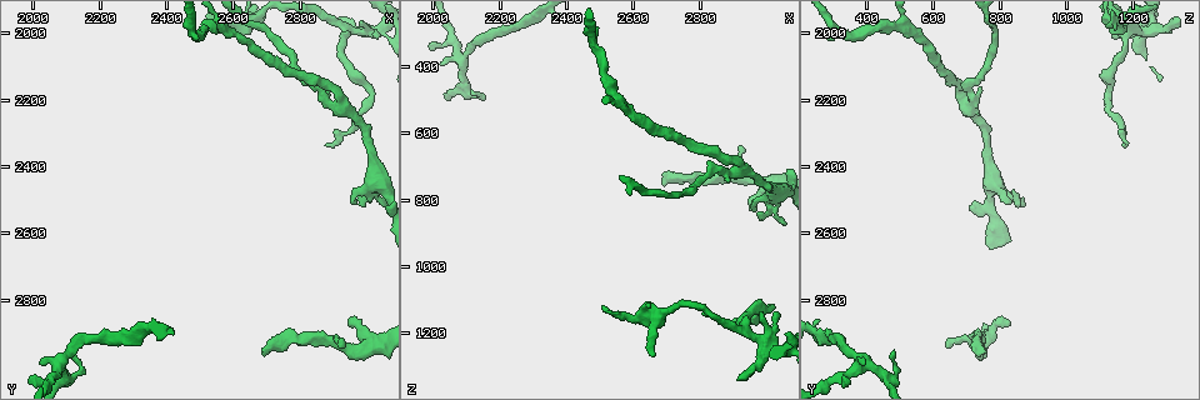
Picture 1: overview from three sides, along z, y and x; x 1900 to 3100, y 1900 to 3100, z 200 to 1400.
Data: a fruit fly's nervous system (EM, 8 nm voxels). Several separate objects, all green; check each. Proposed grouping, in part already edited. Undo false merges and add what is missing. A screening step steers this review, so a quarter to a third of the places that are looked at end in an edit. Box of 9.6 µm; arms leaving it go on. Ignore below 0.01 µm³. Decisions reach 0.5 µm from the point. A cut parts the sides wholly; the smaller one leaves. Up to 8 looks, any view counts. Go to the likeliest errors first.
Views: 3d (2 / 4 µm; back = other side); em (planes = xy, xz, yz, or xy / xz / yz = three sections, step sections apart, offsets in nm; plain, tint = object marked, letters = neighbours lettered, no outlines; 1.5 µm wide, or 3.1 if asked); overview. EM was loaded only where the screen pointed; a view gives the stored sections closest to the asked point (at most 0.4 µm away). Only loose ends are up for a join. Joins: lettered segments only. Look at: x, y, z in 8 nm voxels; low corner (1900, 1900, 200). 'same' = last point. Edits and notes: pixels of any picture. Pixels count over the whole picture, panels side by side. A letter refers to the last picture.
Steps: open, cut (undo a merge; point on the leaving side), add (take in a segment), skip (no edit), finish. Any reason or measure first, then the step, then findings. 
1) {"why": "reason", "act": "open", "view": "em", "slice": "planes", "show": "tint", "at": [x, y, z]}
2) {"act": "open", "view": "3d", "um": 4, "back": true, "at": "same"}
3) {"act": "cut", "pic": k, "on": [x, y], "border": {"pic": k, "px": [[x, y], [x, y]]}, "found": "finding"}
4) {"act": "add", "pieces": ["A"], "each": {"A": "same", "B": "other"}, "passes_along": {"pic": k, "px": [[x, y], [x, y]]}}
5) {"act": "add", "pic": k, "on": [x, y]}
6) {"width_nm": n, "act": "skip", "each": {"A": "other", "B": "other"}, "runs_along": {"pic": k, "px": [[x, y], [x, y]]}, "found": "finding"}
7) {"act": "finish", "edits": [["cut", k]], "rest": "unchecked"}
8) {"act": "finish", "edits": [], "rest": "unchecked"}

{"why": "a fork", "act": "open", "view": "3d", "um": 2, "at": [2090, 2990, 380]}

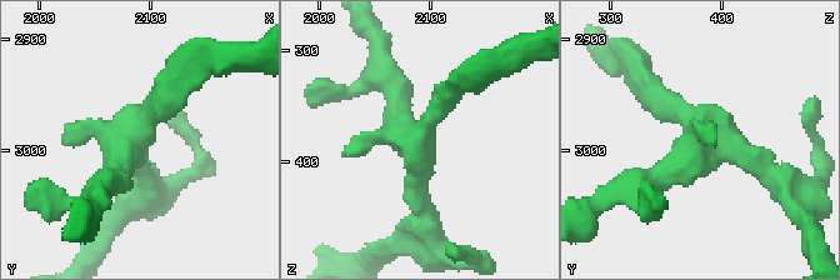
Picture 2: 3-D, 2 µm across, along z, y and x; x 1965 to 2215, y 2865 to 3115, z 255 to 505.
{"arms": 3, "arm_widths_nm": [200, 200, 200], "why": "need the tissue", "act": "open", "view": "em", "slice": "planes", "show": "tint", "at": [2084, 2988, 376]}

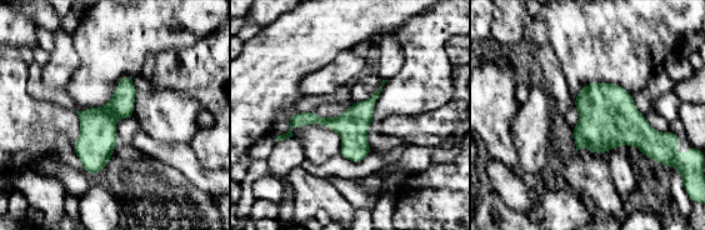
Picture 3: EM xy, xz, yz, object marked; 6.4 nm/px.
{"act": "open", "view": "em", "slice": "planes", "show": "letters", "at": "same"}

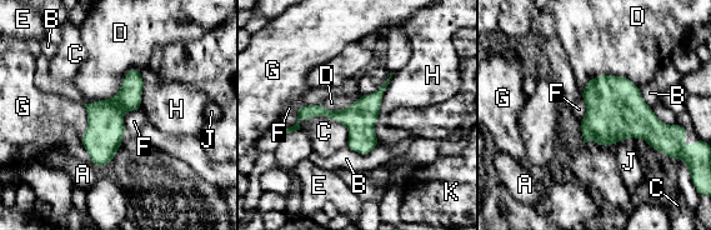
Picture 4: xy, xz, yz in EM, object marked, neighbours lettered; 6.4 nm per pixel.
{"width_nm": 220, "longest_contact_nm": ["D", 380], "act": "skip", "each": {"A": "other", "B": "other", "C": "other", "D": "other", "E": "other", "F": "other", "G": "other", "H": "other", "J": "other", "K": "other"}, "found": "continuous, no second cell"}

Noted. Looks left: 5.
{"why": "looks like a crossing", "act": "open", "view": "3d", "um": 4, "at": [3030, 1990, 1250]}

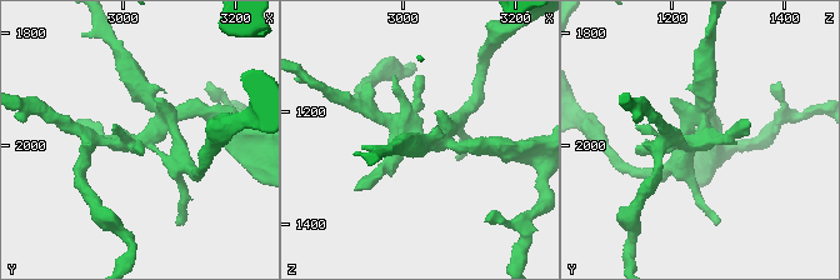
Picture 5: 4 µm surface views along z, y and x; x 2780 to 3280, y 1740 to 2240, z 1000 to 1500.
{"why": "shape alone is not enough", "act": "open", "view": "em", "slice": "xy", "step": 8, "show": "tint", "at": [3025, 1995, 1245]}

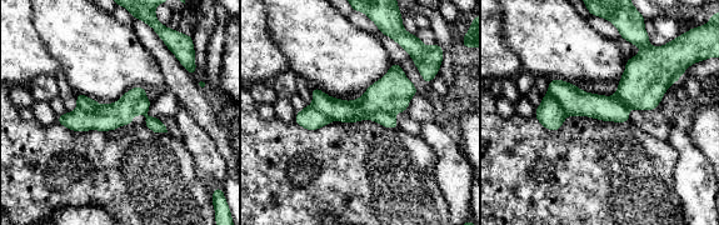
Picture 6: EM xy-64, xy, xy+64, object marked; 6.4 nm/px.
{"why": "cut it another way", "act": "open", "view": "em", "slice": "planes", "show": "letters", "at": "same"}

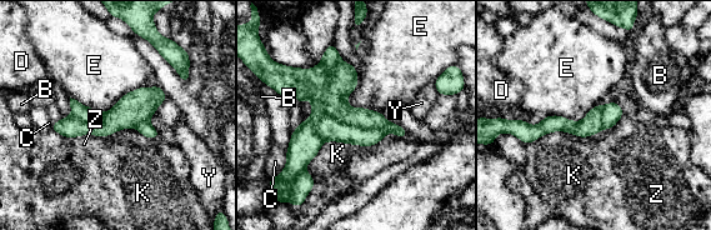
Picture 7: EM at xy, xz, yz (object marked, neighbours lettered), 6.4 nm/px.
{"act": "cut", "pic": 7, "on": [329, 129], "each": {"B": "other", "C": "other", "D": "other", "E": "other", "K": "other", "Y": "other", "Z": "other"}, "part_leaving": {"pic": 7, "px": [[319, 124], [351, 135], [380, 135]]}, "found": "a second cell is stuck on"}

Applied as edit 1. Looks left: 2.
{"act": "open", "view": "overview"}

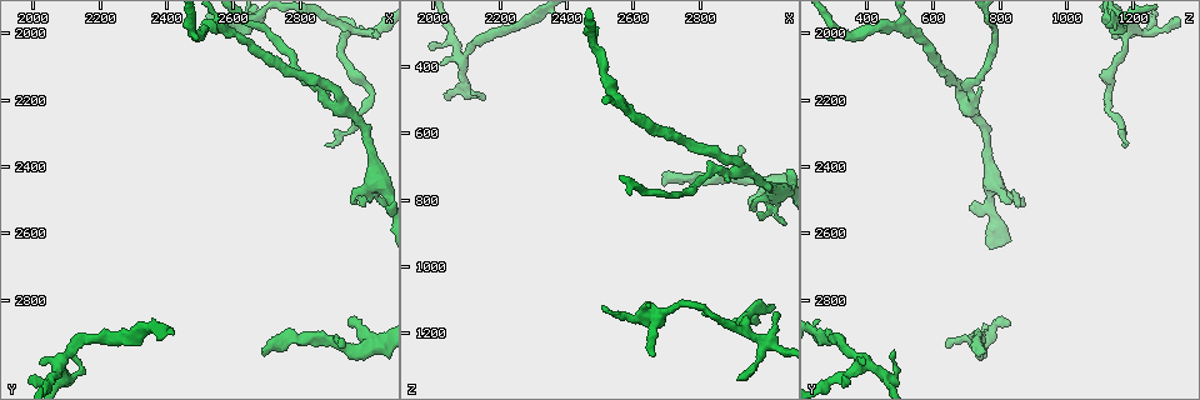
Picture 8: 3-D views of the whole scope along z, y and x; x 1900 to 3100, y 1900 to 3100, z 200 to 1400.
{"why": "thin neck", "act": "open", "view": "em", "slice": "yz", "step": 8, "show": "letters", "at": [3020, 2450, 790]}

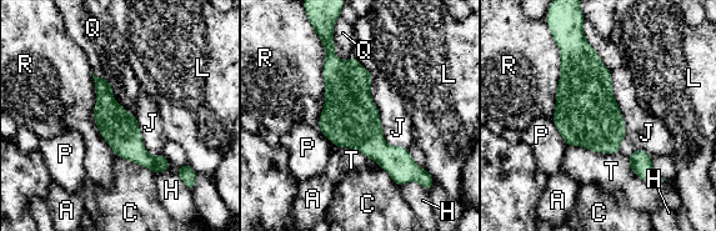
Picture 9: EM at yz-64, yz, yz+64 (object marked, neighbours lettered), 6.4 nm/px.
{"longest_contact_nm": ["R", 600], "act": "skip", "each": {"A": "other", "C": "other", "H": "other", "J": "other", "L": "other", "P": "other", "Q": "other", "R": "other", "T": "other"}, "border": {"pic": 9, "px": [[370, 81], [382, 137], [407, 149]]}, "found": "all the same cell"}

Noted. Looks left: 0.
{"act": "finish", "edits": [["cut", 7]], "rest": "unchecked"}

